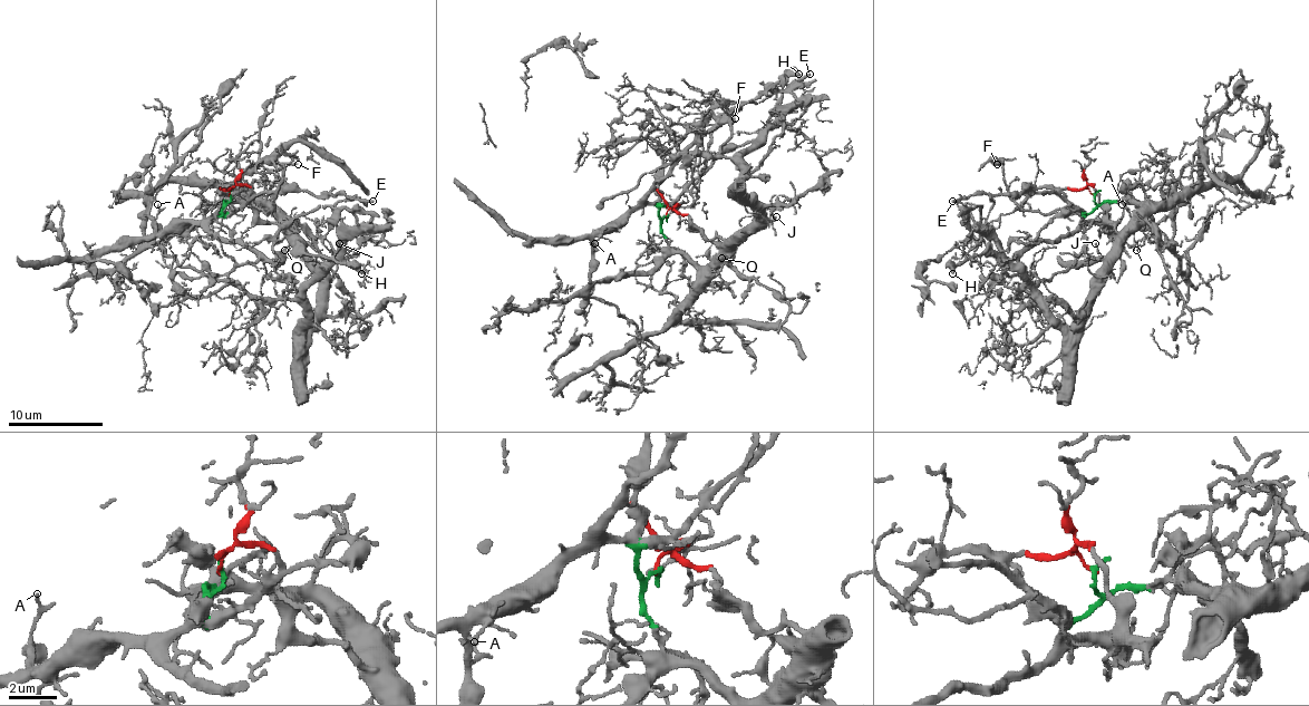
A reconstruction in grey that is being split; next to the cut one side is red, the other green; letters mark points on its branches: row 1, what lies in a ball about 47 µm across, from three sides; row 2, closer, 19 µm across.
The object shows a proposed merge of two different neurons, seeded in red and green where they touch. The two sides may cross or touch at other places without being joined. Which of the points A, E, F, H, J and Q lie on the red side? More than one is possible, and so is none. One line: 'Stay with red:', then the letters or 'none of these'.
Stay with red: J, Q

